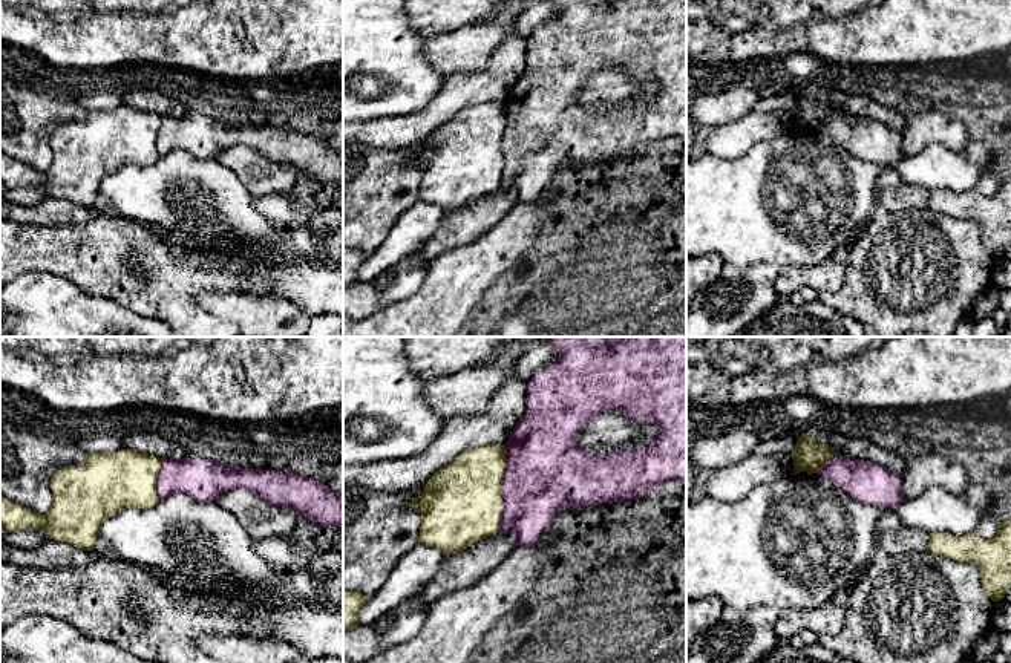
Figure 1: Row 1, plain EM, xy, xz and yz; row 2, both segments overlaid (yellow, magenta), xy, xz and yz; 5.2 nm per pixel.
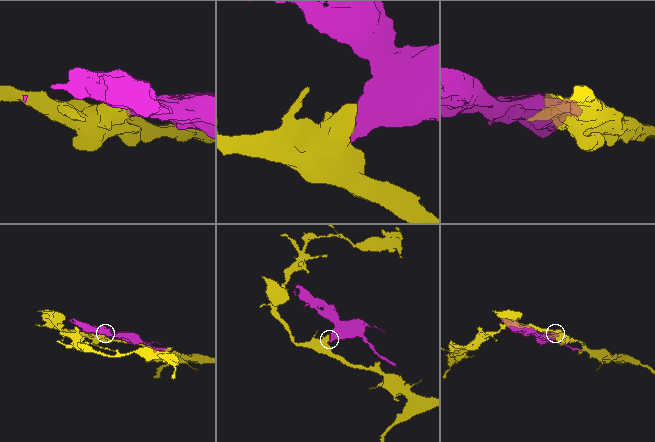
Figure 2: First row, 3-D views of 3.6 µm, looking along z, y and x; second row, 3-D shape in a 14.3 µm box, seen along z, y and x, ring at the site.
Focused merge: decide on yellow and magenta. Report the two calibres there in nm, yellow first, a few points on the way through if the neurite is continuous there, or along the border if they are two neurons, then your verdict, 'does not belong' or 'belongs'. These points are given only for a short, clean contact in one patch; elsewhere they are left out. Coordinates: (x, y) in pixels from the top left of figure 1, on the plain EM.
420 nm thick on the yellow side, 420 nm on the other; does not belong

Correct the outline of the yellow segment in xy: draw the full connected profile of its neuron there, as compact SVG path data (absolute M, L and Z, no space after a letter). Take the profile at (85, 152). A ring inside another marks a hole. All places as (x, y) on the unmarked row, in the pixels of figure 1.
M129 106L87 110L83 119L52 132L52 164L46 171L0 150L0 182L8 190L40 185L46 196L92 208L106 176L159 159L156 135L161 118Z

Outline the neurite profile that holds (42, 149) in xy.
M52 133L32 135L32 162L31 167L46 171L52 164Z

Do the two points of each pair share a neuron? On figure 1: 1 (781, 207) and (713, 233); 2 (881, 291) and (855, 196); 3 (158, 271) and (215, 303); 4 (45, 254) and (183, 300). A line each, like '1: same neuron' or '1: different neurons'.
1: same neuron
2: different neurons
3: different neurons
4: same neuron

